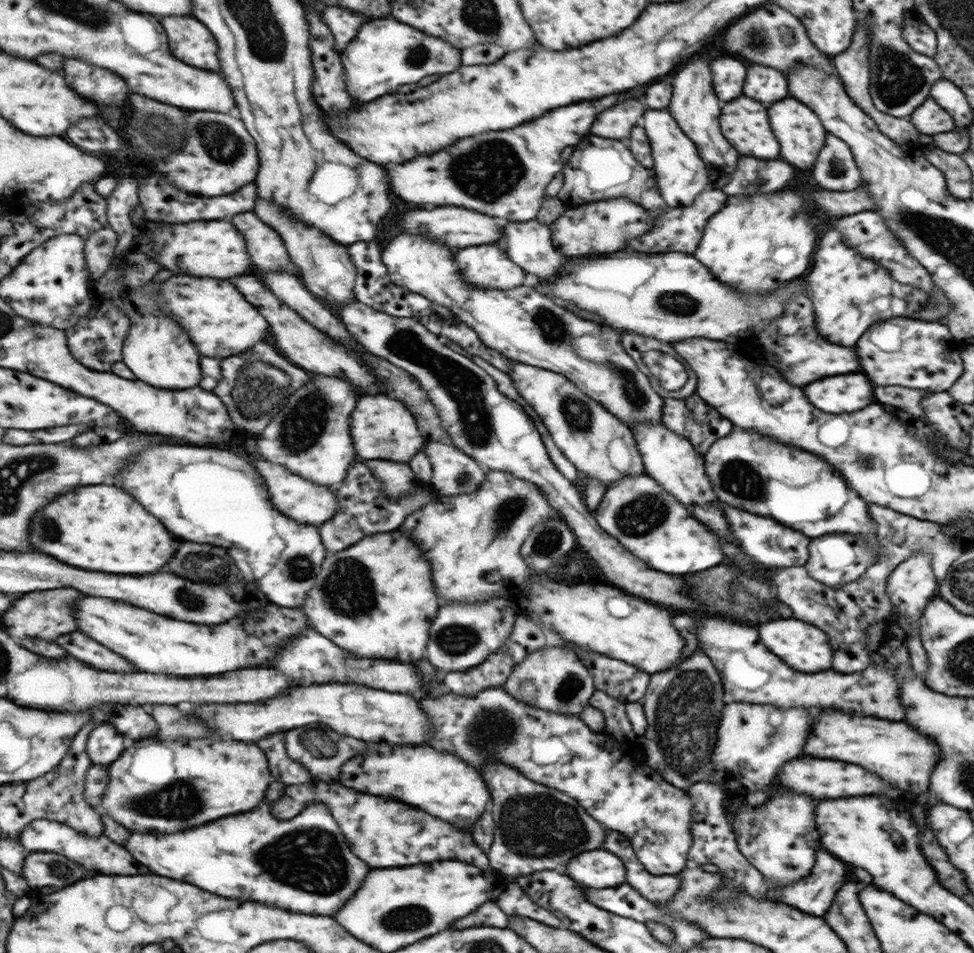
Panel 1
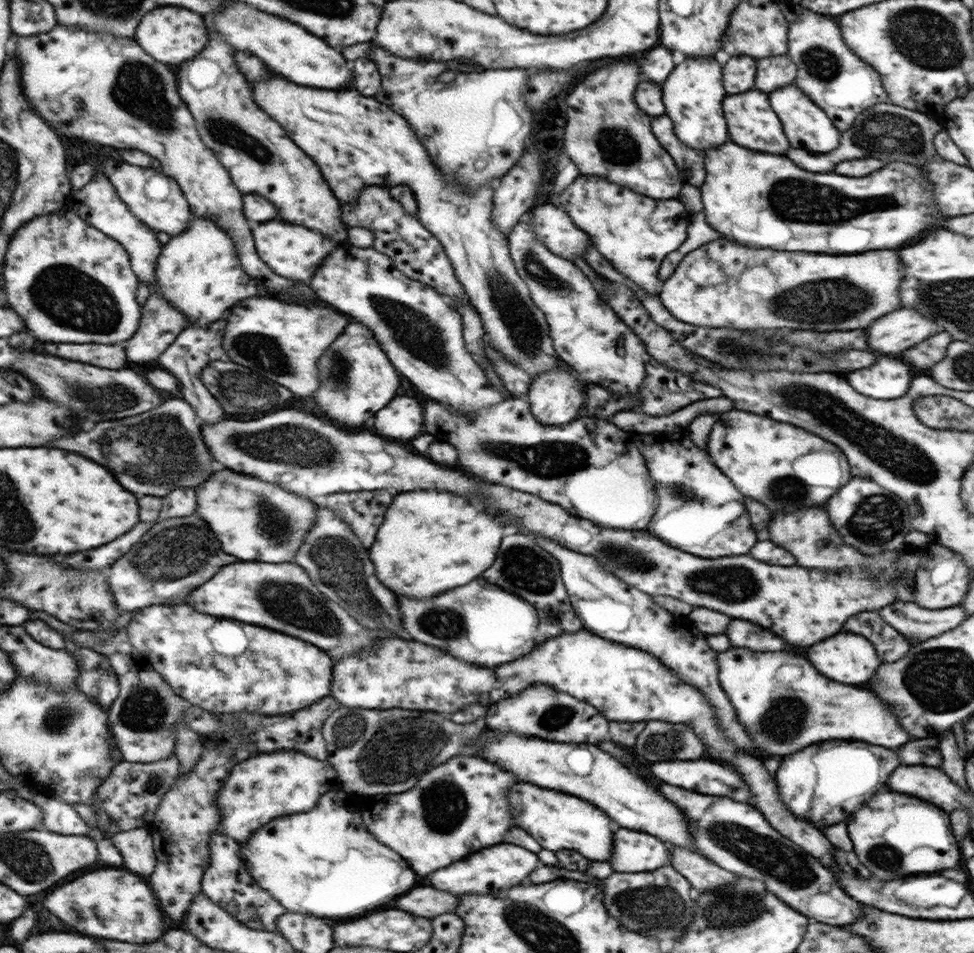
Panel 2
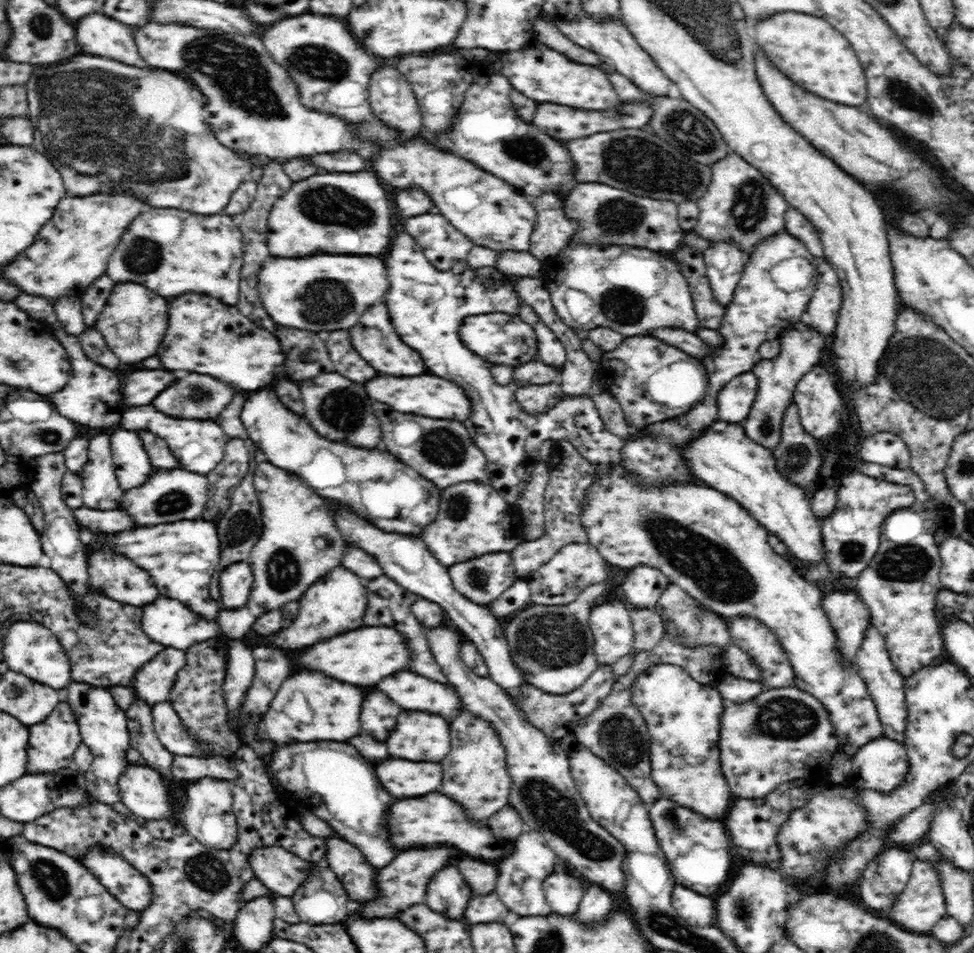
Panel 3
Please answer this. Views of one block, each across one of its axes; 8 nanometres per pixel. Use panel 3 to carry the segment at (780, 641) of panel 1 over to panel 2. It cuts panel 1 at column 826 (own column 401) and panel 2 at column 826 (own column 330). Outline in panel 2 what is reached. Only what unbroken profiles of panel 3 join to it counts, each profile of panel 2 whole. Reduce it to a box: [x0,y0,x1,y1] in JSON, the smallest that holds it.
[807,634,879,684]

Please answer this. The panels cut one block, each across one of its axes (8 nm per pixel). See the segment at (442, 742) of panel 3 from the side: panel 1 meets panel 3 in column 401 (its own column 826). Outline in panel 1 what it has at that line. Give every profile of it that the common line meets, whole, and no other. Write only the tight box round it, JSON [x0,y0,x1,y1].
[803,714,941,795]

